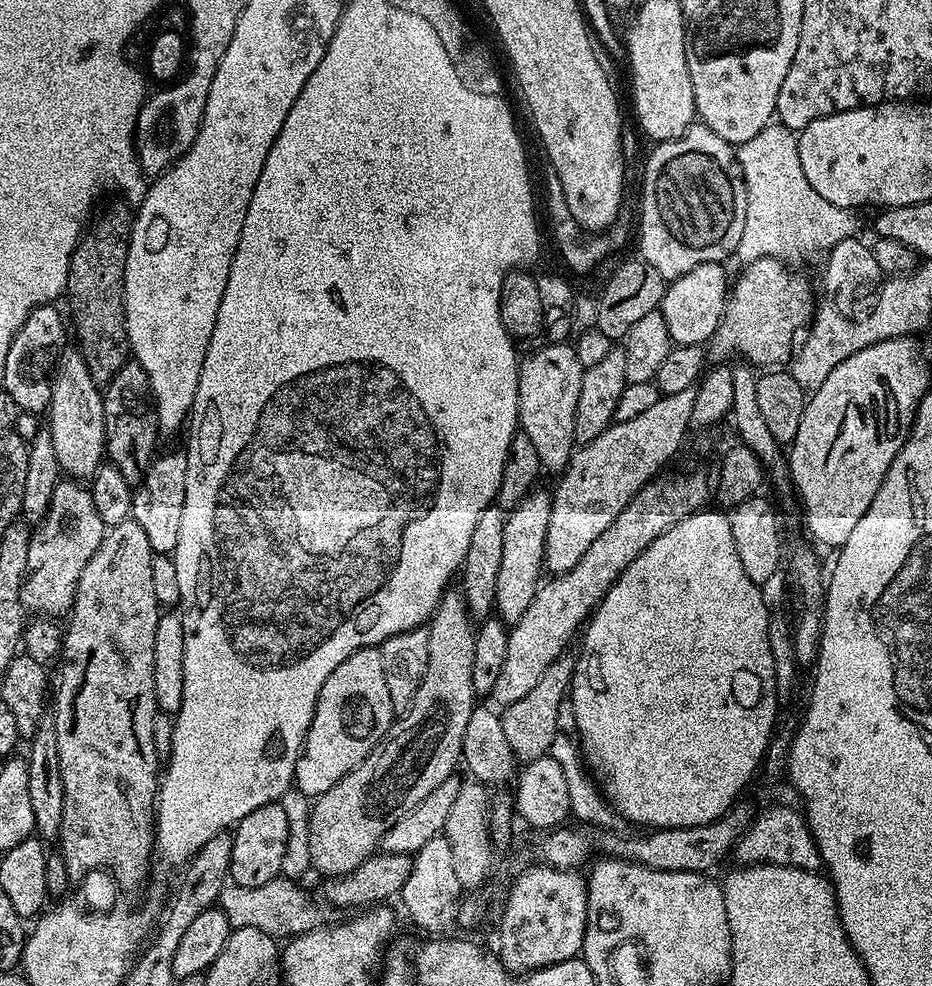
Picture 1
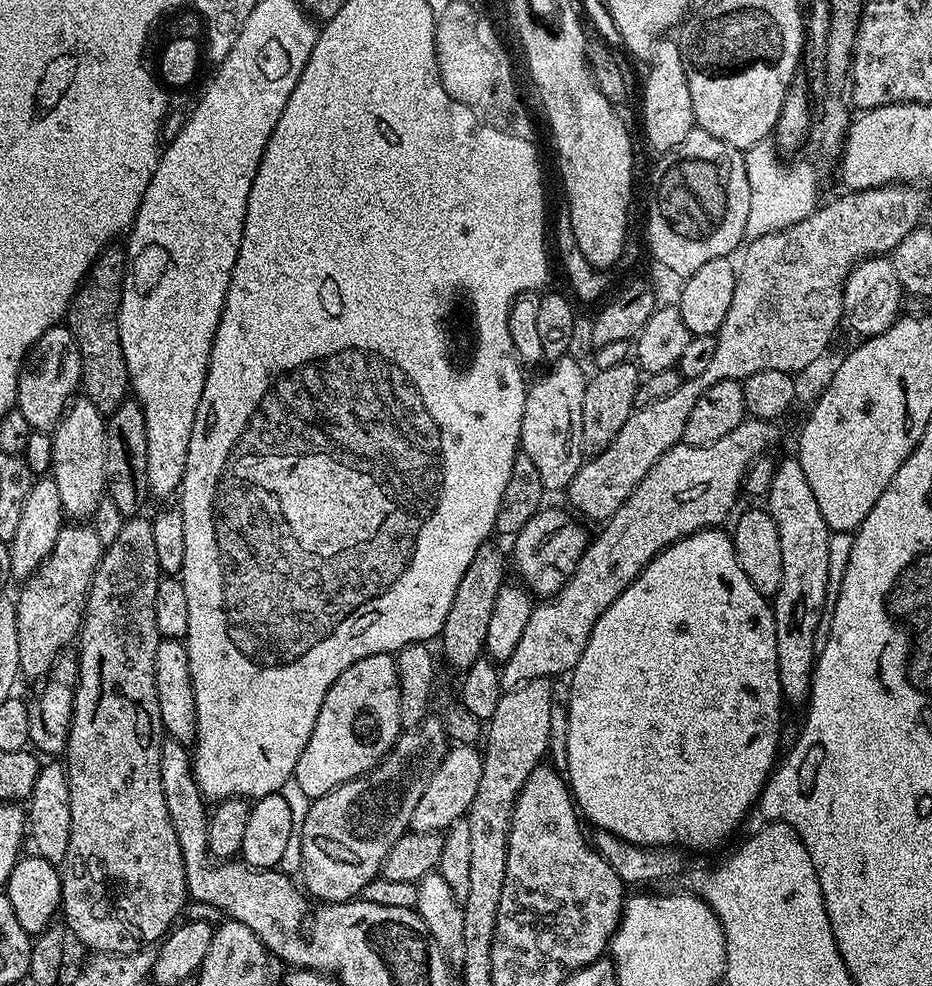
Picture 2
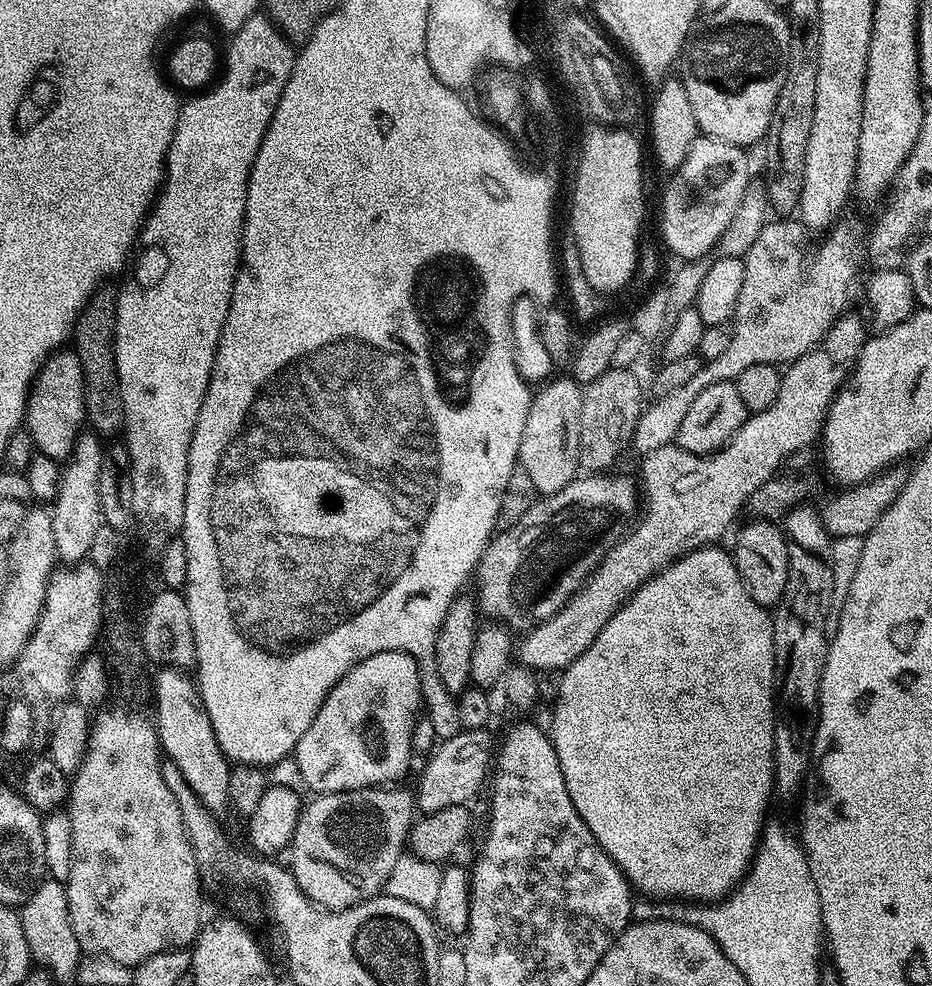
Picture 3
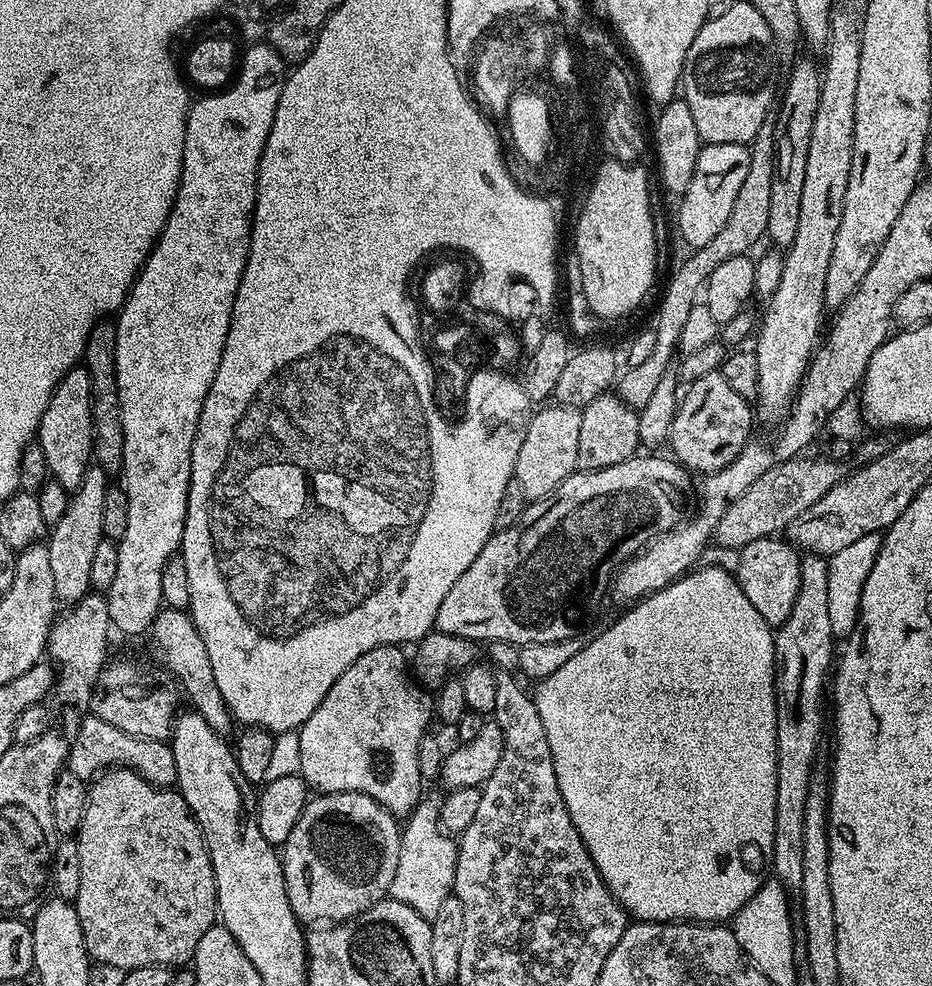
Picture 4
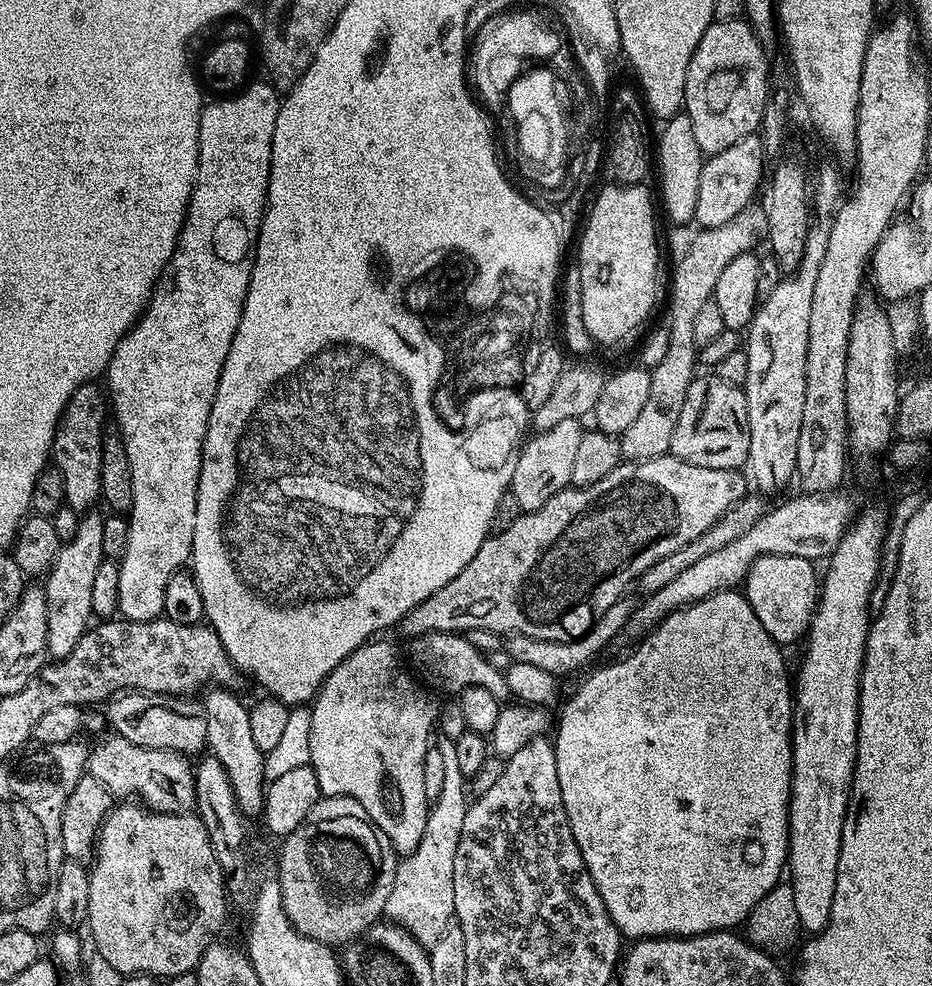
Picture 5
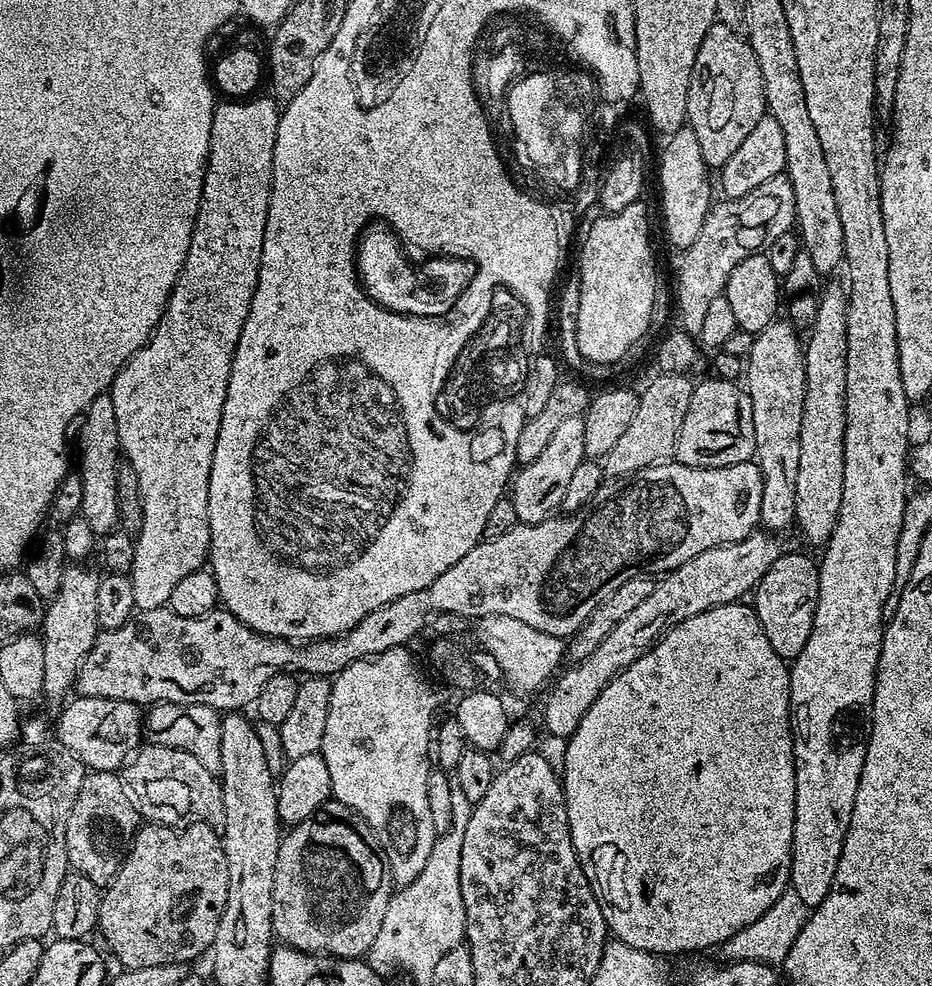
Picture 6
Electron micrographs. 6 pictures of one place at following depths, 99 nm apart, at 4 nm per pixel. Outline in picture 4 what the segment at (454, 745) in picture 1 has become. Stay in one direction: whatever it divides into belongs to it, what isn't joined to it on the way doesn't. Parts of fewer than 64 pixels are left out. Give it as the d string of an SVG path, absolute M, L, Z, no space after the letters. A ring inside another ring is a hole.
M325 792L313 795L304 805L294 830L290 830L290 838L286 838L282 845L286 898L290 898L290 906L301 925L316 926L321 922L350 920L385 899L398 867L401 831L397 817L366 794Z

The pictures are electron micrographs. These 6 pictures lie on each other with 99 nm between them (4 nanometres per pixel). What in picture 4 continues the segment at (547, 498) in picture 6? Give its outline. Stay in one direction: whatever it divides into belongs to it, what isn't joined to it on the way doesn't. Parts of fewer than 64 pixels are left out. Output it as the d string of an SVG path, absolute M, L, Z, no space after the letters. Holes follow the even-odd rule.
M555 402L531 413L514 473L518 486L522 486L522 494L529 502L546 498L567 476L577 471L578 433L582 426L580 414L579 408Z

